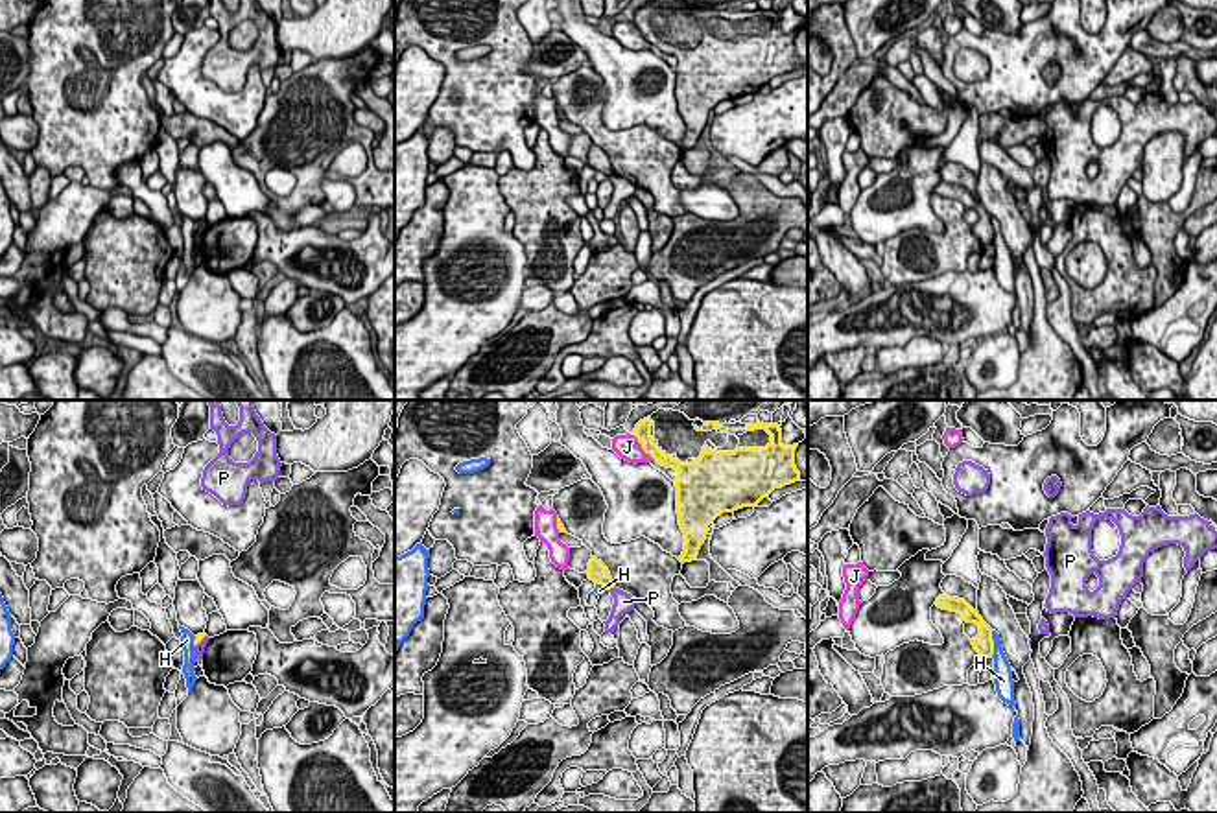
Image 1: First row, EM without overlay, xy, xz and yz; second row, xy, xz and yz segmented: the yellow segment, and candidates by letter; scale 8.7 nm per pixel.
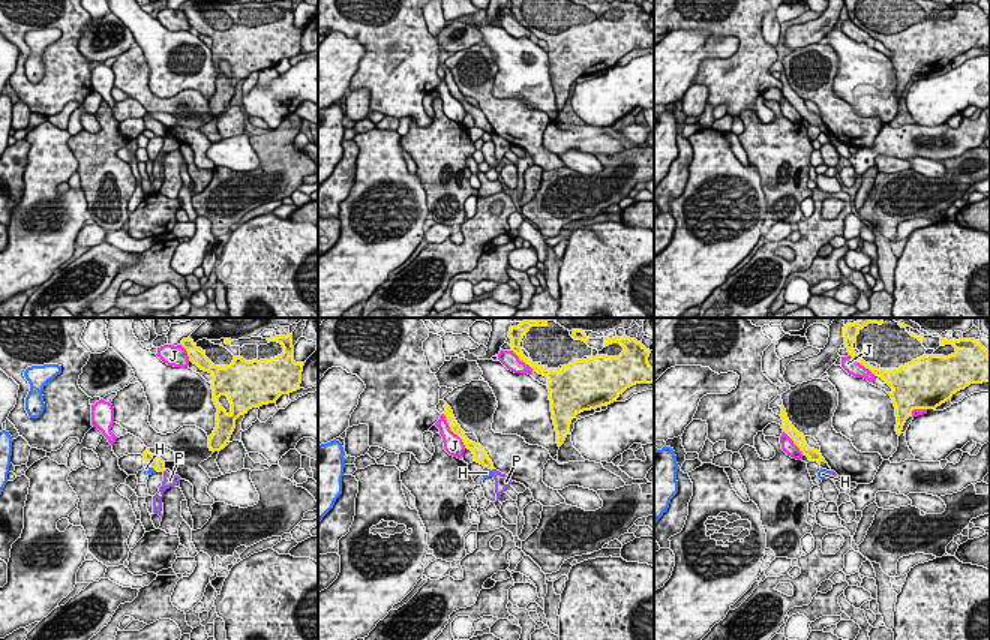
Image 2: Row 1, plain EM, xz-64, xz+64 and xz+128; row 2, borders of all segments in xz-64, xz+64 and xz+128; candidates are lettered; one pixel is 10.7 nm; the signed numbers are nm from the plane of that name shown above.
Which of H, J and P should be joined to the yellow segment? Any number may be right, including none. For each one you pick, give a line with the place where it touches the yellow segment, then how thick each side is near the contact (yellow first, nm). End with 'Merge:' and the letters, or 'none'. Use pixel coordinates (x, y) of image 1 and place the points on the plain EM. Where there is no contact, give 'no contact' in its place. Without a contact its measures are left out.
Merge: none

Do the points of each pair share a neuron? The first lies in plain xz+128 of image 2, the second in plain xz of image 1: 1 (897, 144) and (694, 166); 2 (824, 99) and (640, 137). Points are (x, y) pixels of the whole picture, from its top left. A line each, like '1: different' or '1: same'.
1: different
2: same

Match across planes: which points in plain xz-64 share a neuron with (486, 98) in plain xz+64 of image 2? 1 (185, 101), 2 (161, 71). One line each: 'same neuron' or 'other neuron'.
1: same neuron
2: other neuron

